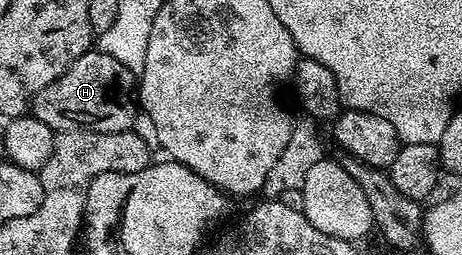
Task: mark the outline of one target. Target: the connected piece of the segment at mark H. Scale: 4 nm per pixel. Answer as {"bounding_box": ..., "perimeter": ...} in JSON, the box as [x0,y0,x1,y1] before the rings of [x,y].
{"bounding_box":[29,51,137,133],"perimeter":[[[88,51],[79,56],[60,77],[53,79],[49,87],[37,91],[37,95],[31,101],[29,113],[56,131],[84,129],[94,133],[120,133],[134,126],[135,109],[137,113],[136,74],[131,73],[129,67],[125,67],[123,63],[117,63],[113,55]]]}

